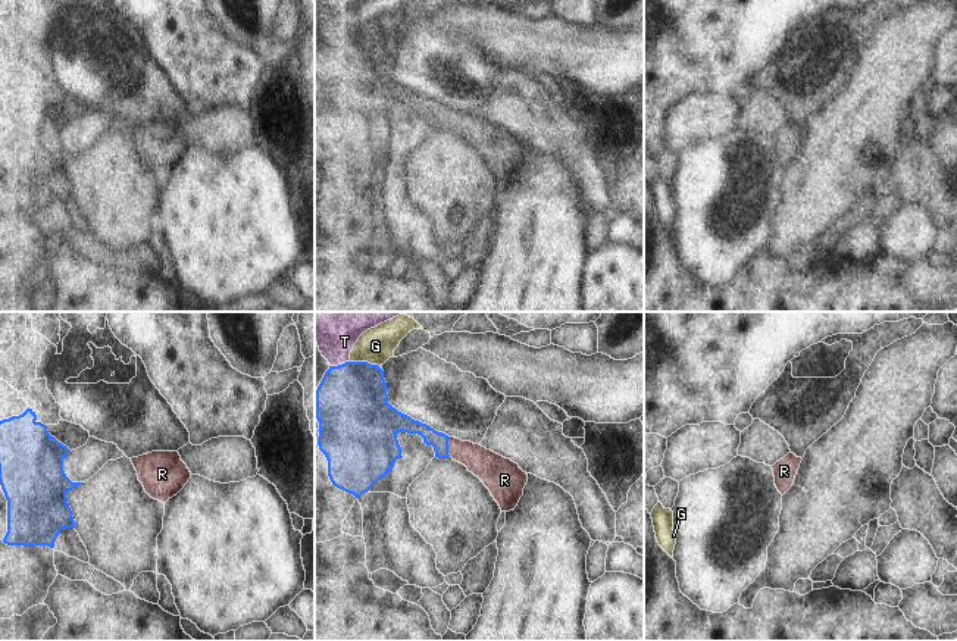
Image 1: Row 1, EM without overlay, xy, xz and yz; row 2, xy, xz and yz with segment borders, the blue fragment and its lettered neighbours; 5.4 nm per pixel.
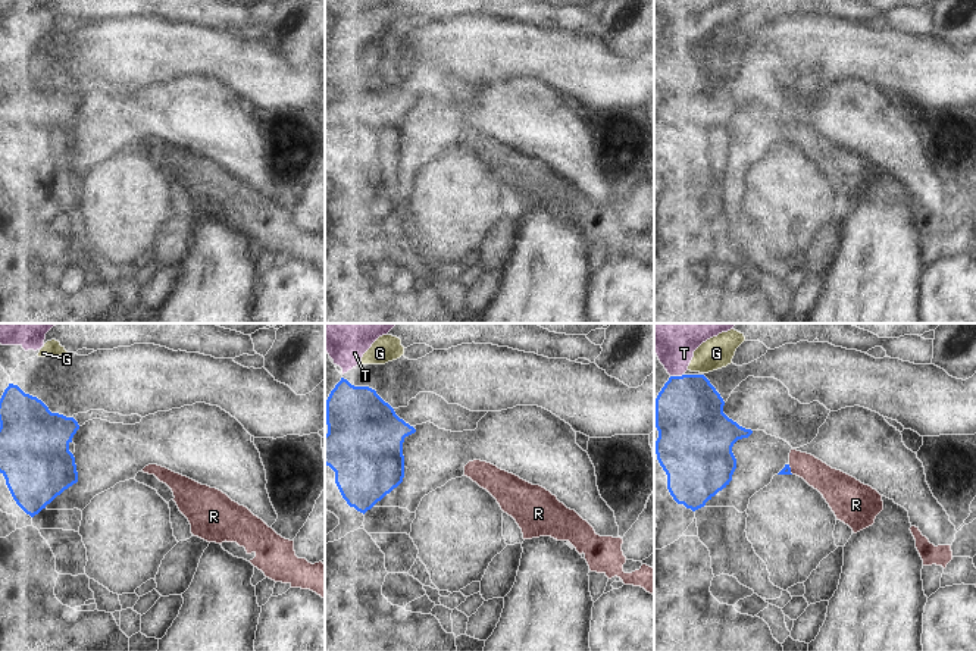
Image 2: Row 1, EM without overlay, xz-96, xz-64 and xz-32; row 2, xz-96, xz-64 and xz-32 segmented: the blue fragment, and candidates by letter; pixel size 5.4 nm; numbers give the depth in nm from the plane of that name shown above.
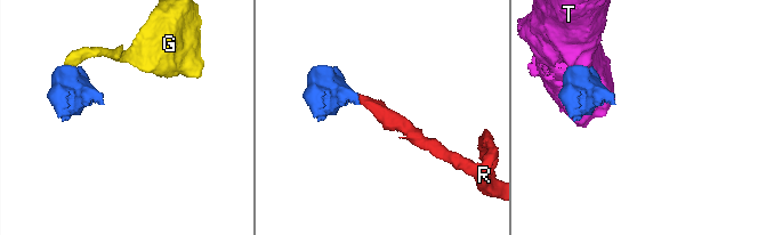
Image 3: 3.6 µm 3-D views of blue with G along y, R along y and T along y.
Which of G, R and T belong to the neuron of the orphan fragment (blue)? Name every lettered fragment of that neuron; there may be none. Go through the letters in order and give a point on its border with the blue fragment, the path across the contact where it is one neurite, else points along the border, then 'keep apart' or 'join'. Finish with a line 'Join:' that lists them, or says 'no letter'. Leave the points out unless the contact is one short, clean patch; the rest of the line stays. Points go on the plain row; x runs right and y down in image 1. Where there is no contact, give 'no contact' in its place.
G: contact xz (365, 33); border xz (350, 31), (366, 31), (378, 37); keep apart
R: contact xz (447, 118); way xz (440, 112), (447, 118), (465, 122), (488, 137); join
T: contact xz (340, 36); border xz (349, 31), (331, 37); keep apart
Join: R

